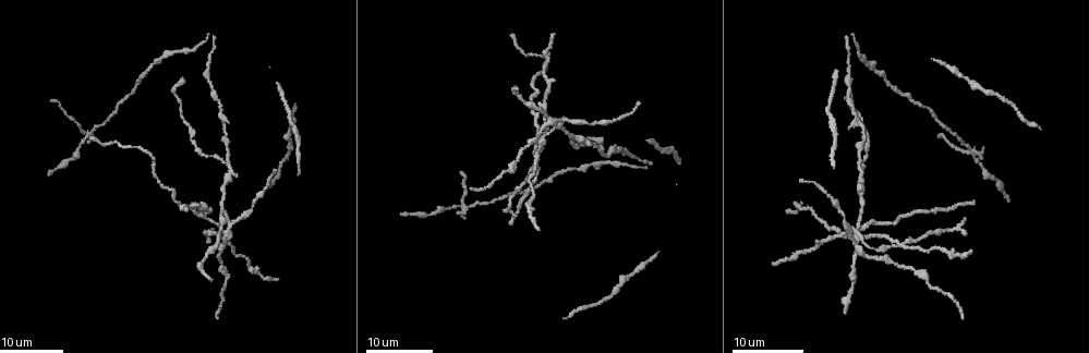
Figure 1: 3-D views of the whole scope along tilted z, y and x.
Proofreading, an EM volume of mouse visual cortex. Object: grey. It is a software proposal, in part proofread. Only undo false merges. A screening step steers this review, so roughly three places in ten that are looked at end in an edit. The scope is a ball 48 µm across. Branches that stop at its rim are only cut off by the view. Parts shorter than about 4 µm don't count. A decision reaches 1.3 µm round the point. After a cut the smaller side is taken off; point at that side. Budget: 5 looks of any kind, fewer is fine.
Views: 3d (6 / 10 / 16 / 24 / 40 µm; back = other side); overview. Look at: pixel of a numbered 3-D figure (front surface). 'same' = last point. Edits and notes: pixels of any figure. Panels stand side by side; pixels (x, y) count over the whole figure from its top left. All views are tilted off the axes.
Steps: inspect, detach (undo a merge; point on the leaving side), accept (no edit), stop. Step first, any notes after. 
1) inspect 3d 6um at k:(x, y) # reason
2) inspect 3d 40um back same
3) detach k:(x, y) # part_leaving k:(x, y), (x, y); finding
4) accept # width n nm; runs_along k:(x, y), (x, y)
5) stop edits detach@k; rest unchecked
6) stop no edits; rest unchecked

inspect 3d 24um at 1:(227, 163) # three arms meet

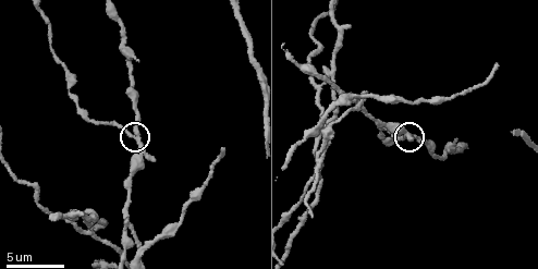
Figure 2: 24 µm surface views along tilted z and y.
inspect 3d 10um at 2:(136, 135)

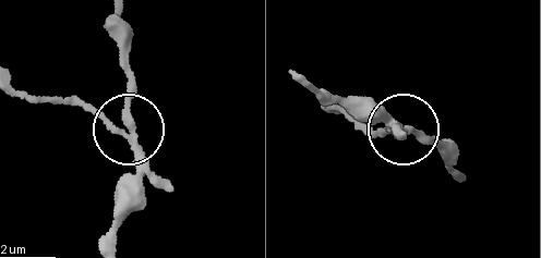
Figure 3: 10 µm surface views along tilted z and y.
detach 3:(101, 111) # part_leaving 3:(128, 137), (84, 110), (25, 96), (12, 84); two neurons meet here

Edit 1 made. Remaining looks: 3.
inspect 3d 24um at 1:(850, 92) # narrows sharply

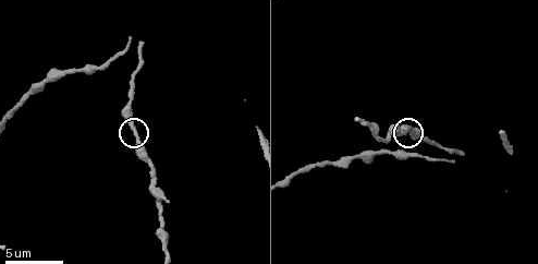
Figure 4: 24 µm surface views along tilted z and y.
inspect 3d 6um at 4:(137, 131) # closer look

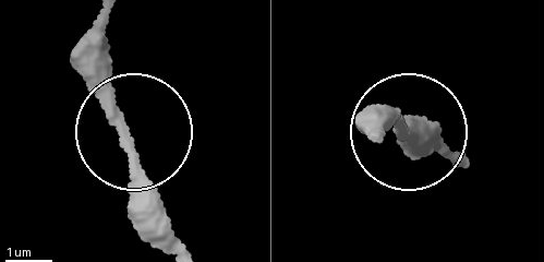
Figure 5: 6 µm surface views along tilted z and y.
accept # runs_along 5:(185, 250), (136, 165), (104, 36); all the same neuron

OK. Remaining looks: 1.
stop edits detach@3; rest unchecked

